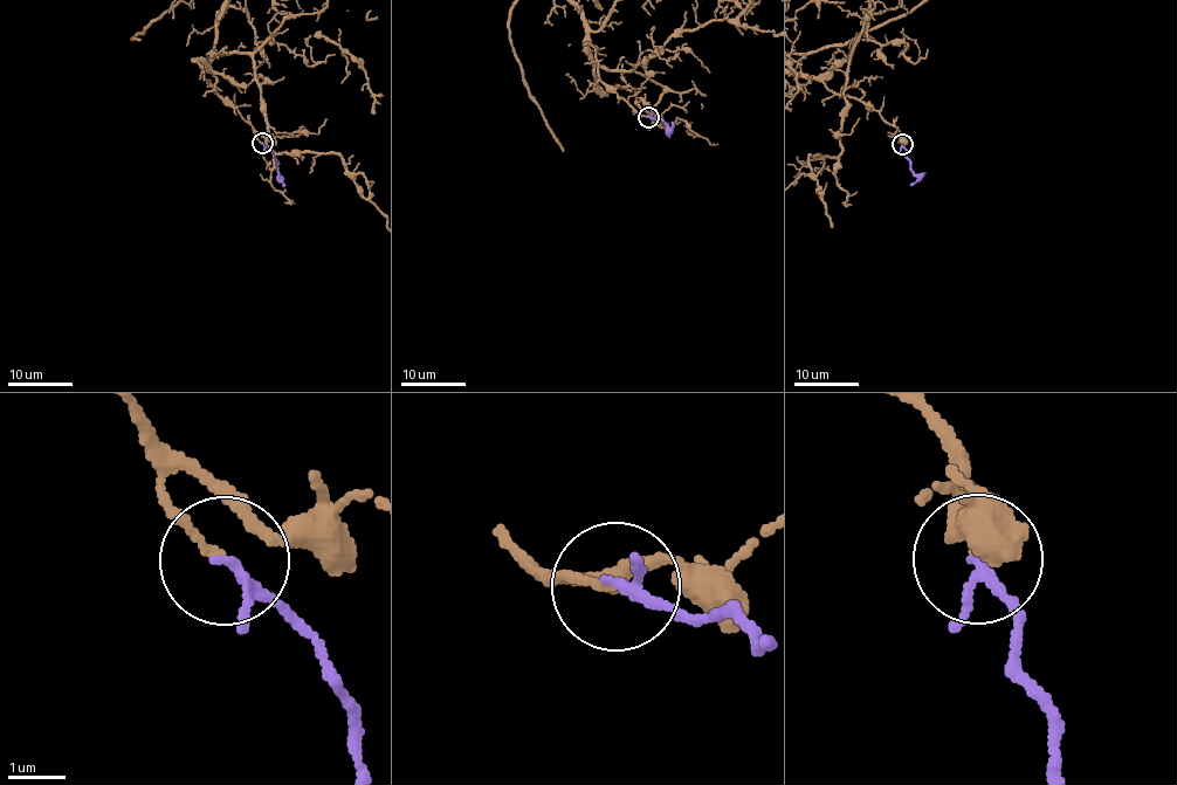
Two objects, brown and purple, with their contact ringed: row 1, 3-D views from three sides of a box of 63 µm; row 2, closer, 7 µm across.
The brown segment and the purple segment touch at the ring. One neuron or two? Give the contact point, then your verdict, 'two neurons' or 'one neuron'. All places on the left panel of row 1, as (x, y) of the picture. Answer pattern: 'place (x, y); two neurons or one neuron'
place (262, 143); one neuron

